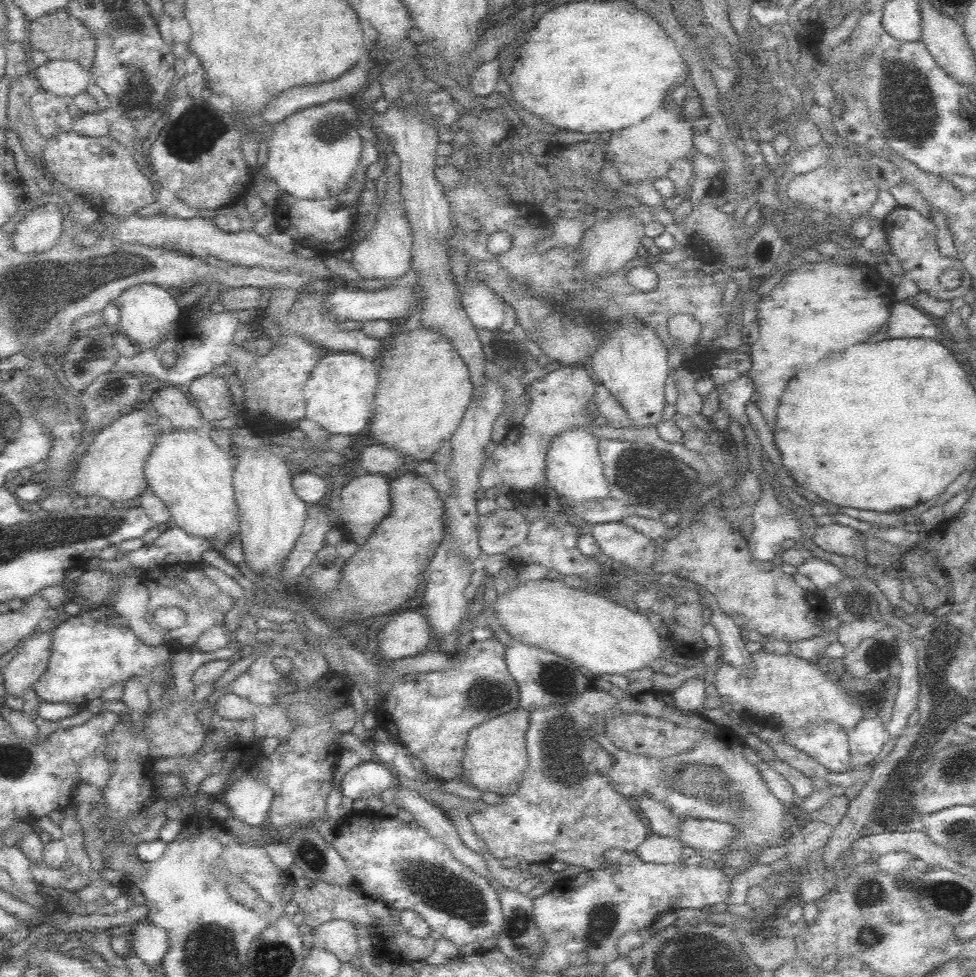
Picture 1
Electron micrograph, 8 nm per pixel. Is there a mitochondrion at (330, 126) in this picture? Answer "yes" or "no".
yes

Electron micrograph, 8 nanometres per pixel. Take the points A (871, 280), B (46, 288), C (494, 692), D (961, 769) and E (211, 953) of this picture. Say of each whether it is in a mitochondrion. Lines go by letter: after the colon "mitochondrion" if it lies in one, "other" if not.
A: other
B: mitochondrion
C: mitochondrion
D: mitochondrion
E: mitochondrion

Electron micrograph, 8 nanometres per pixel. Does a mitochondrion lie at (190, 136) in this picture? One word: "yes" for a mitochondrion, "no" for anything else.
yes

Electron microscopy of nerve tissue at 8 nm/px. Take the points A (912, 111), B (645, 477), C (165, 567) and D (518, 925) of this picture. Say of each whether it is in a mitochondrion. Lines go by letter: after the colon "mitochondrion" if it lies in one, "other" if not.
A: mitochondrion
B: mitochondrion
C: other
D: mitochondrion

